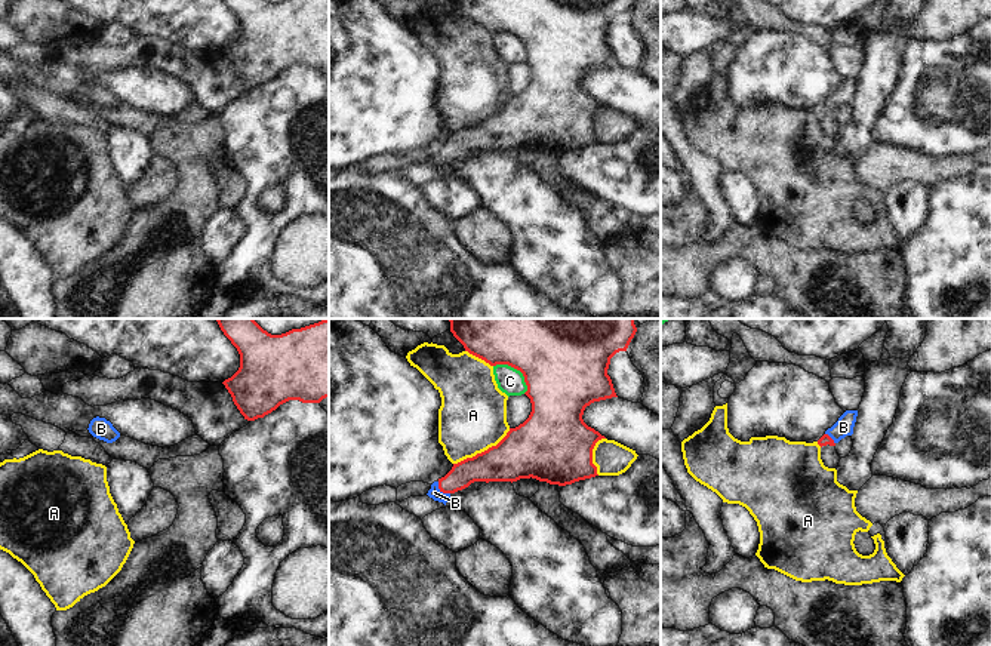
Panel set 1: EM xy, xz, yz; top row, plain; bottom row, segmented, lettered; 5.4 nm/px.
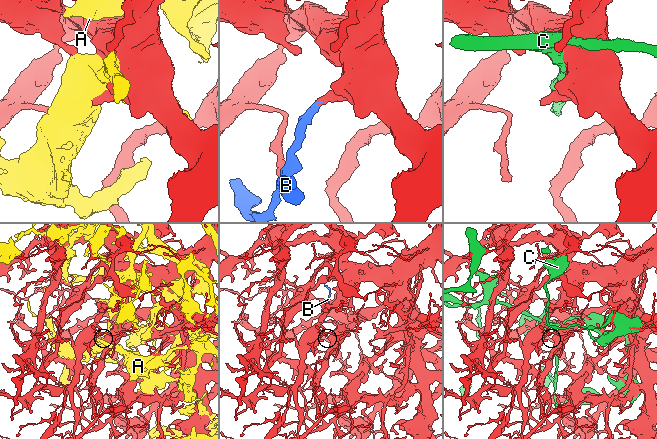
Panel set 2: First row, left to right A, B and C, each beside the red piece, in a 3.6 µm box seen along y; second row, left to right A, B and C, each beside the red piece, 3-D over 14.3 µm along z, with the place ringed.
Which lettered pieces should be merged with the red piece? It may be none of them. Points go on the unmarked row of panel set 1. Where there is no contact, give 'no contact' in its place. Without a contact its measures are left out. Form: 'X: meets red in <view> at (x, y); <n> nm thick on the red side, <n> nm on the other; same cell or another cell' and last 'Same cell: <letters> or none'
A: meets red in xz at (482, 120); 280 nm thick on the red side, 360 nm on the other; another cell
B: meets red in xz at (442, 159); 140 nm thick on the red side, 70 nm on the other; same cell
C: meets red in xz at (516, 36); 420 nm thick on the red side, 140 nm on the other; another cell
Same cell: B

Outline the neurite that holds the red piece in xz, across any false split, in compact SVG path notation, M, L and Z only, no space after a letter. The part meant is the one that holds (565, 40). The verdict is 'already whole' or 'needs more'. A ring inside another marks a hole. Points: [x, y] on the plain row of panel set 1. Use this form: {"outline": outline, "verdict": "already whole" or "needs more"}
{"outline": "M452 0L464 13L465 19L484 28L490 34L508 33L520 39L524 44L527 59L524 61L532 71L529 86L515 96L510 96L507 104L487 119L453 132L452 138L431 153L428 164L434 169L446 170L450 163L468 156L474 150L517 150L520 147L536 147L550 153L566 154L579 148L598 144L593 132L593 117L595 111L606 107L584 87L584 79L594 70L618 65L607 37L610 27L627 19L635 0Z", "verdict": "needs more"}

